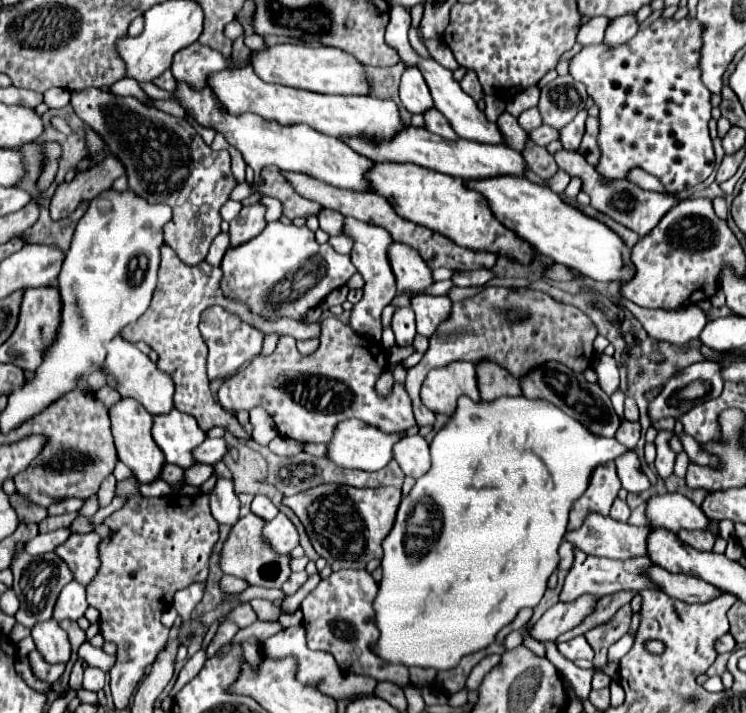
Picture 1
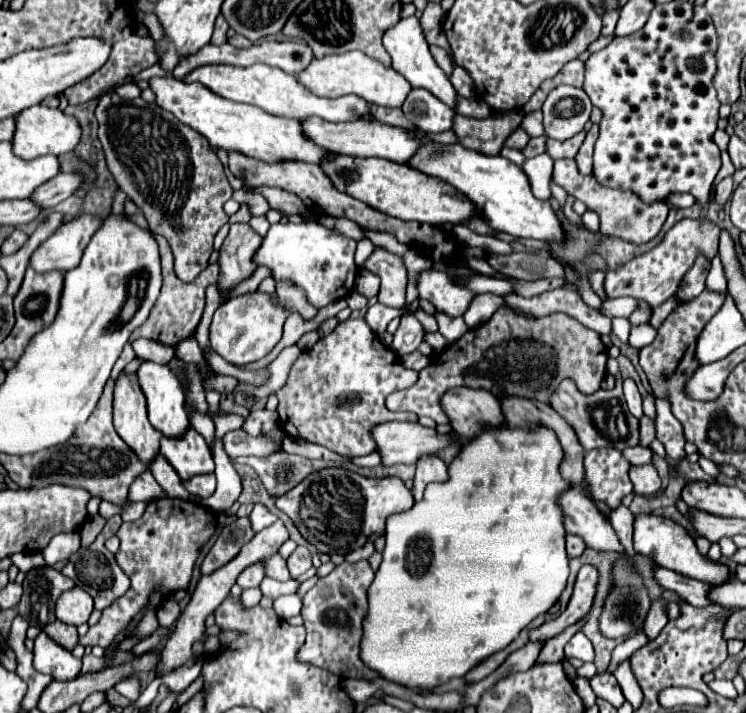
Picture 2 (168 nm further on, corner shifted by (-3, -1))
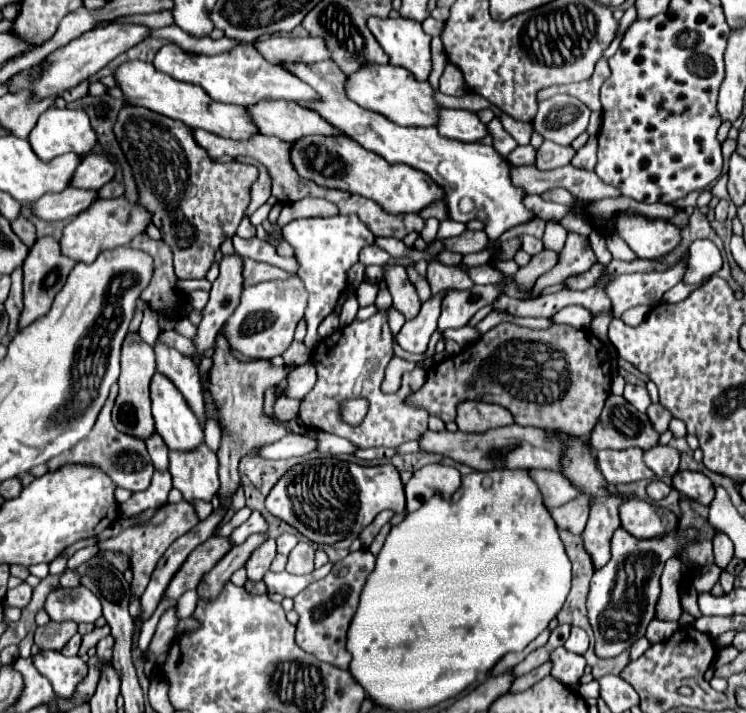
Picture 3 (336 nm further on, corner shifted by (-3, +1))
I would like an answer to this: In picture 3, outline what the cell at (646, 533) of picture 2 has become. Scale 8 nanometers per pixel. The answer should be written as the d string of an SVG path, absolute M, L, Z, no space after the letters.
M641 498L625 500L625 504L619 506L619 520L621 526L637 538L663 536L667 528L673 528L679 522L679 518L671 510L655 506Z

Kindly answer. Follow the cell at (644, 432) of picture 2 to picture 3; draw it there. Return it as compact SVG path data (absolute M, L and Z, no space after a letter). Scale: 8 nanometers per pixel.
M659 402L657 404L651 404L647 408L647 416L651 418L651 422L655 424L655 430L659 430L659 434L663 434L667 428L669 428L669 422L671 422L671 412L667 408L663 408Z

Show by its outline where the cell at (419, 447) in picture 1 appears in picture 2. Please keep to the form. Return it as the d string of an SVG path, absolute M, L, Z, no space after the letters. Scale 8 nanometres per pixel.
M425 454L417 462L417 472L413 480L413 496L415 500L421 500L423 490L429 482L445 482L447 480L447 464L435 456L435 454Z

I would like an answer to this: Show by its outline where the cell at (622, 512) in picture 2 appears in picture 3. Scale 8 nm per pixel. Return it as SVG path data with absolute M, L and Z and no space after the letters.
M677 526L663 536L663 552L659 538L635 538L627 530L619 528L611 540L611 560L603 570L591 578L591 590L587 594L587 616L595 634L595 654L599 658L615 658L623 650L631 648L635 640L645 636L647 624L655 618L655 604L661 594L659 576L669 558L673 558L687 542L695 540L699 530L689 526Z

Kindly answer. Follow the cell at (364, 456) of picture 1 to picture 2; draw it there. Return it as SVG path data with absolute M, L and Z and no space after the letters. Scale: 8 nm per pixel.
M409 422L377 424L371 428L371 438L381 456L381 466L415 464L423 454L437 454L449 442L449 436Z

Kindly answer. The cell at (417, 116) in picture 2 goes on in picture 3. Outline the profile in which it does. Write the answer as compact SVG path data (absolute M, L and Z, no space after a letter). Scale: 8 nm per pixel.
M443 108L437 130L441 136L449 136L461 142L479 142L489 134L487 126L477 118L475 112L449 108Z

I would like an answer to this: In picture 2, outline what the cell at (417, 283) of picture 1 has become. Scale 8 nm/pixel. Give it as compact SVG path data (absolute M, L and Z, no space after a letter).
M433 268L421 270L417 274L417 292L419 298L429 300L435 308L443 310L449 316L461 316L475 296L475 292L455 286L449 280L447 272L439 272Z

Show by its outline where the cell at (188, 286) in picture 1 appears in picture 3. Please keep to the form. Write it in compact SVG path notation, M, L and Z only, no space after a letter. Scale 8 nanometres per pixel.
M139 236L137 240L133 240L129 244L135 250L143 250L149 256L153 256L155 262L155 270L153 270L153 278L149 282L149 286L143 290L141 298L157 312L173 312L175 316L179 316L179 306L181 306L181 296L175 290L175 274L173 274L173 256L171 256L171 248L159 240L151 240L149 236Z

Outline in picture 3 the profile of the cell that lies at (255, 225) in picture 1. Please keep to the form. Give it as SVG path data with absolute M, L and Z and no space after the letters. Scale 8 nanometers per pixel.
M223 256L219 266L219 278L213 282L211 298L207 306L201 310L203 318L197 326L197 334L191 340L197 354L205 354L213 342L215 332L223 326L223 322L231 316L231 312L239 306L239 298L243 292L243 274L241 274L241 256Z

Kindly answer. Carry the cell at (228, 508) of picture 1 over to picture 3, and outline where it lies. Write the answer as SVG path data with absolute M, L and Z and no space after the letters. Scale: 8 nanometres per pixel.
M159 338L153 344L157 354L157 372L165 374L185 396L195 416L199 416L199 422L203 420L203 384L197 374L197 364L193 360L187 360L181 352L177 352L171 346L165 346L159 342Z

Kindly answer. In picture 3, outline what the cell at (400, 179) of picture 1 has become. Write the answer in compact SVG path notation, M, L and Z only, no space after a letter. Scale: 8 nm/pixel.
M303 136L291 144L289 158L301 178L313 180L315 184L325 188L347 190L351 194L371 198L391 214L415 214L433 200L443 198L443 190L437 188L431 178L423 176L423 172L407 164L387 164L387 160L383 160L375 152L361 148L347 136Z

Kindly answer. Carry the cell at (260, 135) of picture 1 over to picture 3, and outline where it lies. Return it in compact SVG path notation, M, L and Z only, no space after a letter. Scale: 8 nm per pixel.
M141 60L125 62L115 70L113 76L115 76L117 86L125 94L125 102L131 106L149 108L157 114L179 120L189 128L203 128L203 130L215 132L219 136L239 138L239 136L251 136L251 132L257 132L257 128L249 122L247 110L243 106L215 102L207 96L207 92L203 92L203 88L199 88L195 84L183 84L183 82L155 70L155 66L149 62L141 62Z

